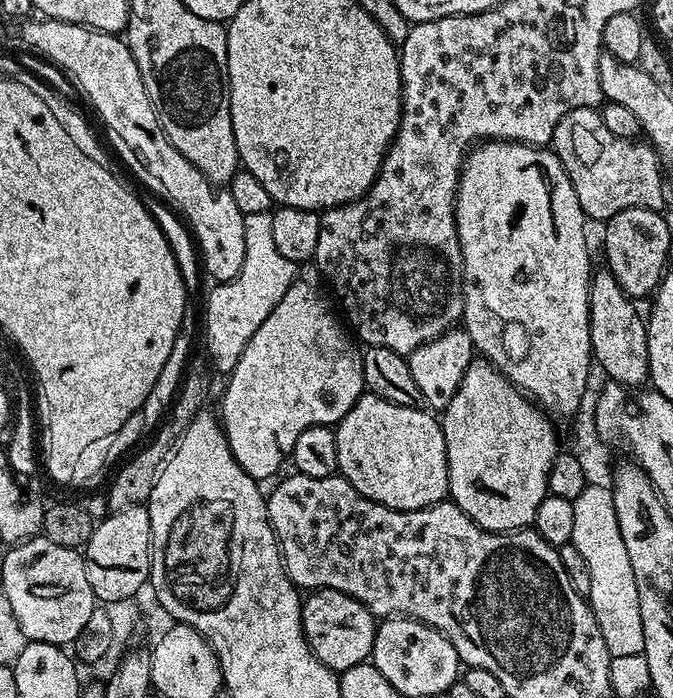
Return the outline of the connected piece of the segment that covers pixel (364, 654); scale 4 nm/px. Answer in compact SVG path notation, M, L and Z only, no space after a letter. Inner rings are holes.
M318 588L303 597L300 609L304 637L318 662L341 674L371 657L378 620L361 600L342 594L342 590Z

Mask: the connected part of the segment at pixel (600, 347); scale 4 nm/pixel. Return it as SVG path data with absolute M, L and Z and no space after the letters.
M596 270L592 274L592 284L588 288L588 313L590 314L590 342L593 361L608 375L614 384L621 384L629 390L639 389L649 383L648 379L648 325L645 317L635 308L633 297L627 296L618 286L614 274L607 270Z

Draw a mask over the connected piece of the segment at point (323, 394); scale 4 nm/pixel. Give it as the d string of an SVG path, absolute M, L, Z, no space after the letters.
M301 267L290 290L282 294L282 302L278 302L278 306L270 310L270 318L266 318L266 322L262 322L262 326L254 330L254 338L246 342L234 370L227 373L228 385L220 396L218 419L224 425L224 433L234 458L240 463L242 470L246 470L246 474L250 474L257 482L270 479L286 464L302 430L319 424L339 424L340 419L354 406L354 402L365 395L364 358L361 349L356 349L357 341L342 323L338 312L336 317L331 302L324 297L323 287L325 285L319 268Z

